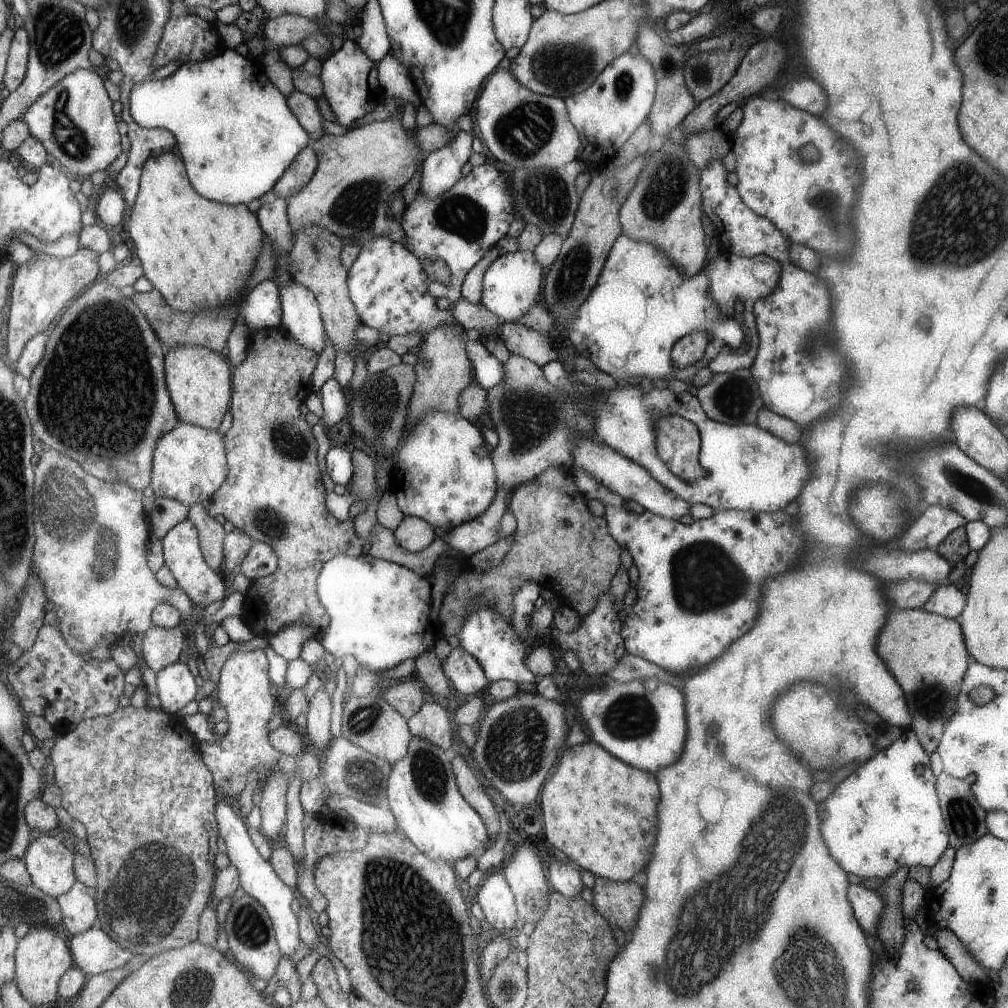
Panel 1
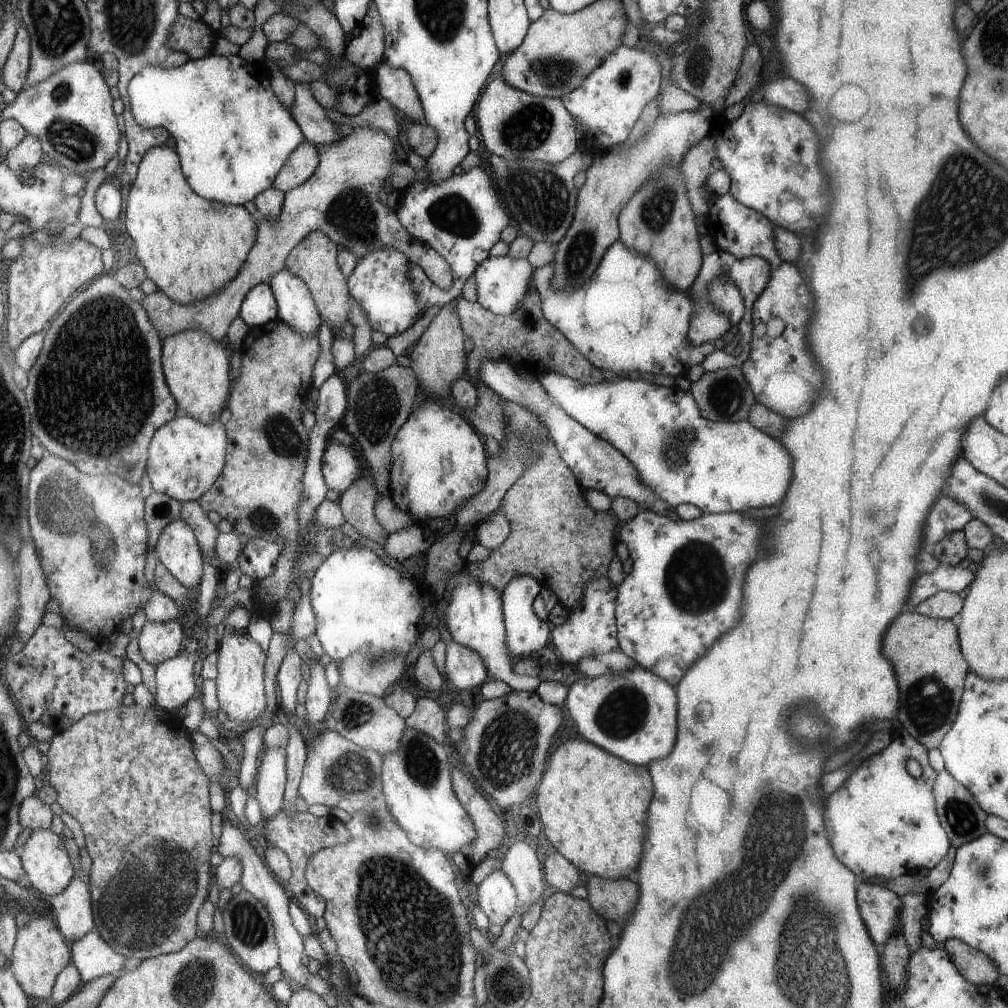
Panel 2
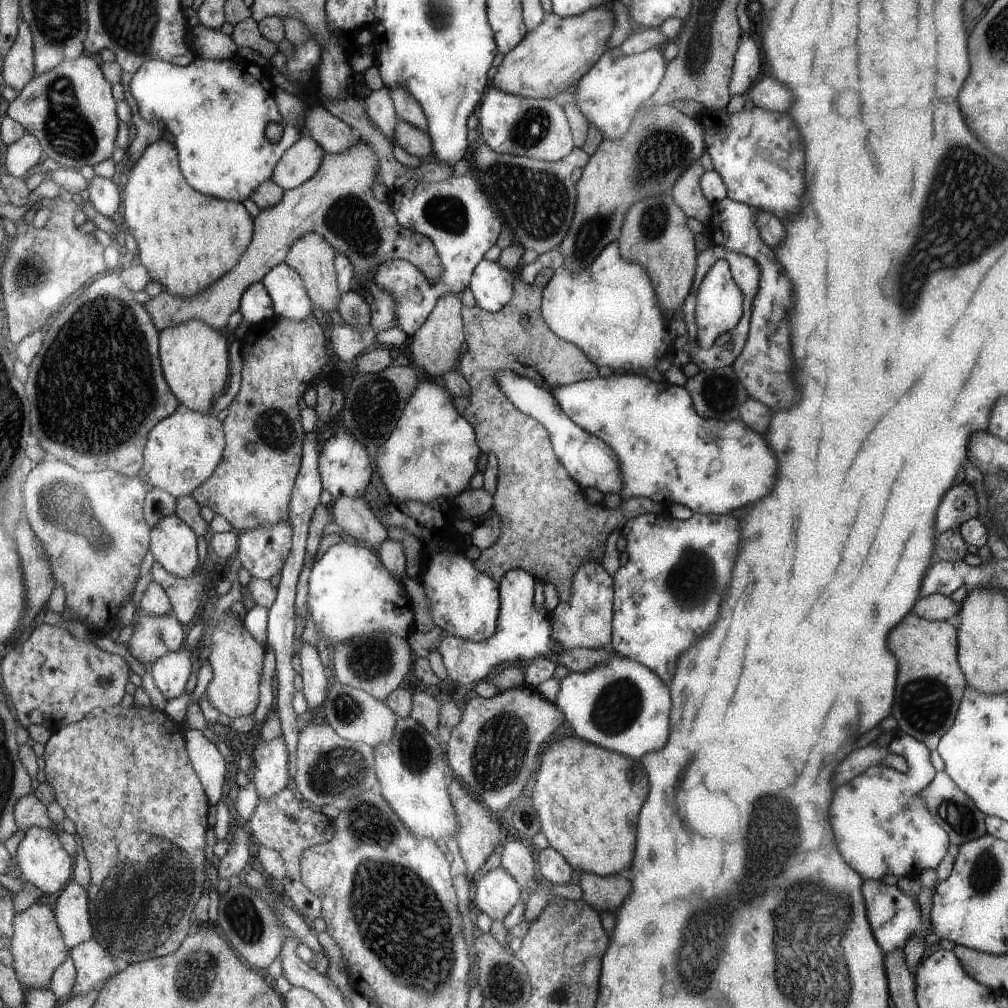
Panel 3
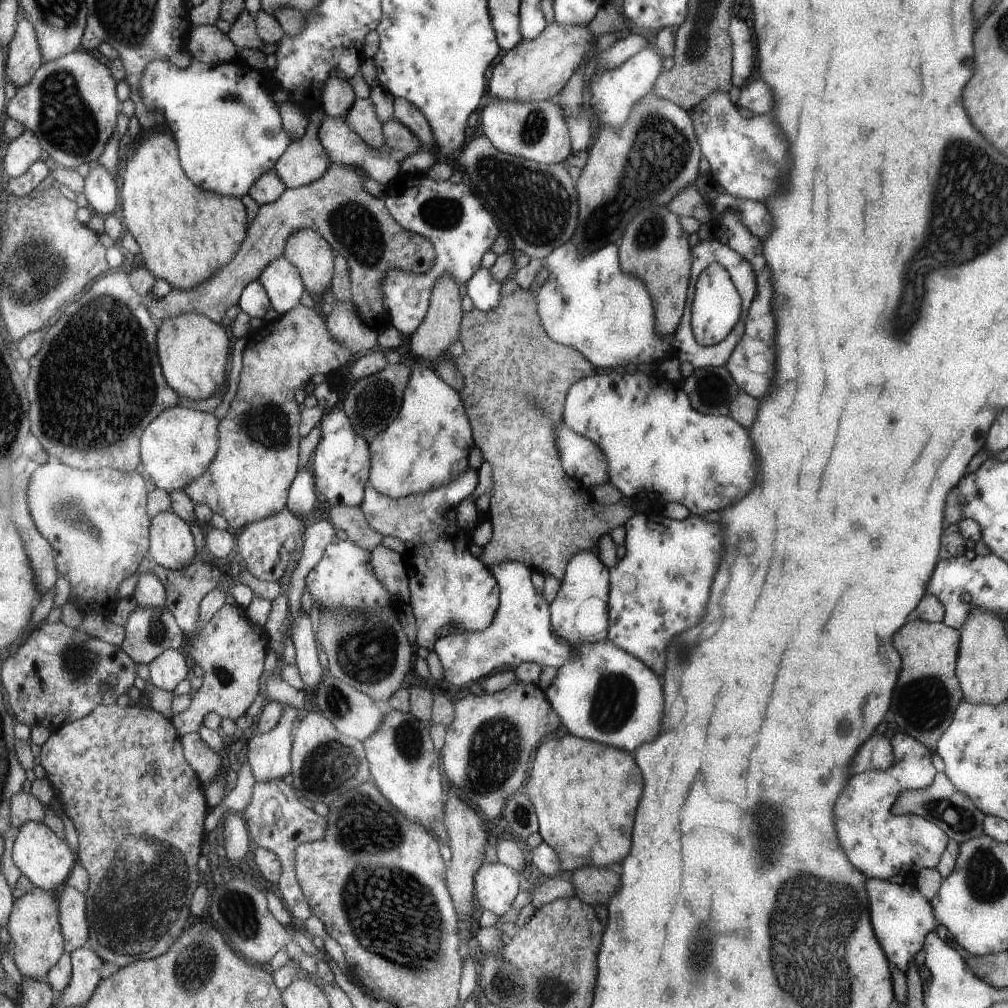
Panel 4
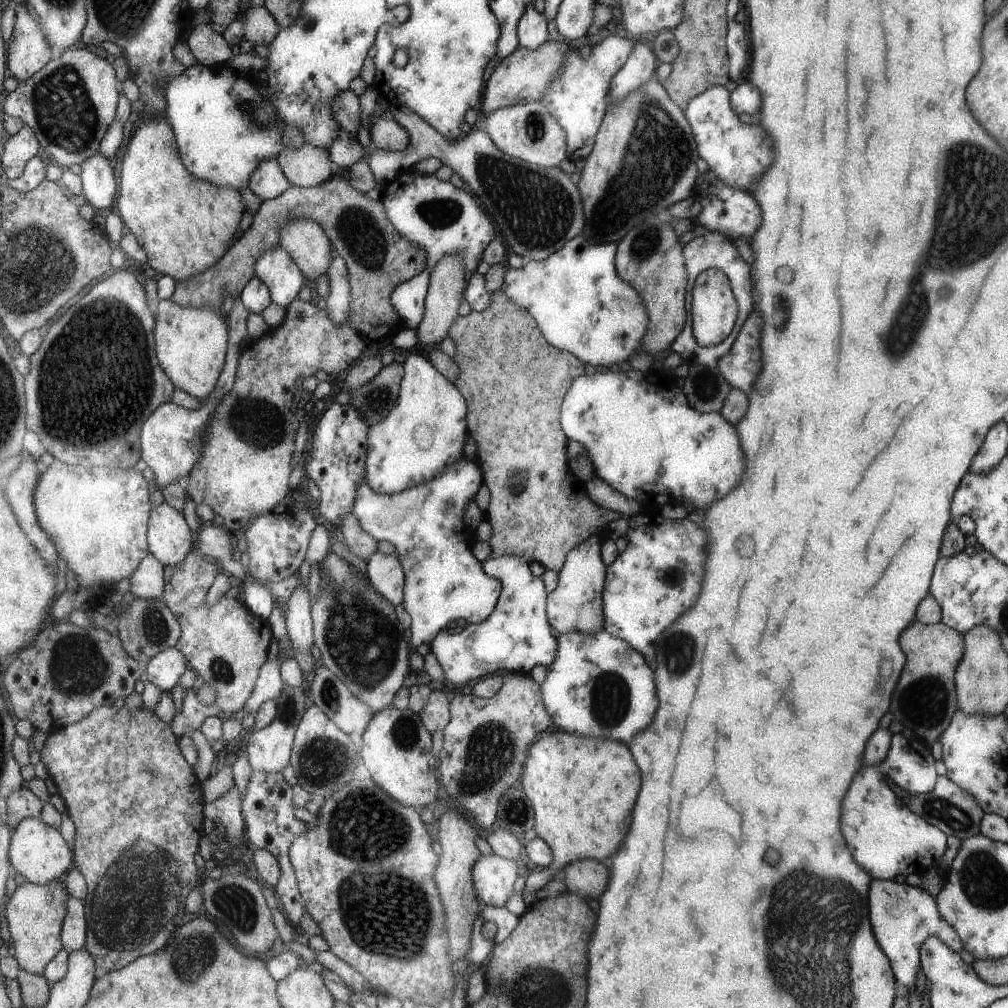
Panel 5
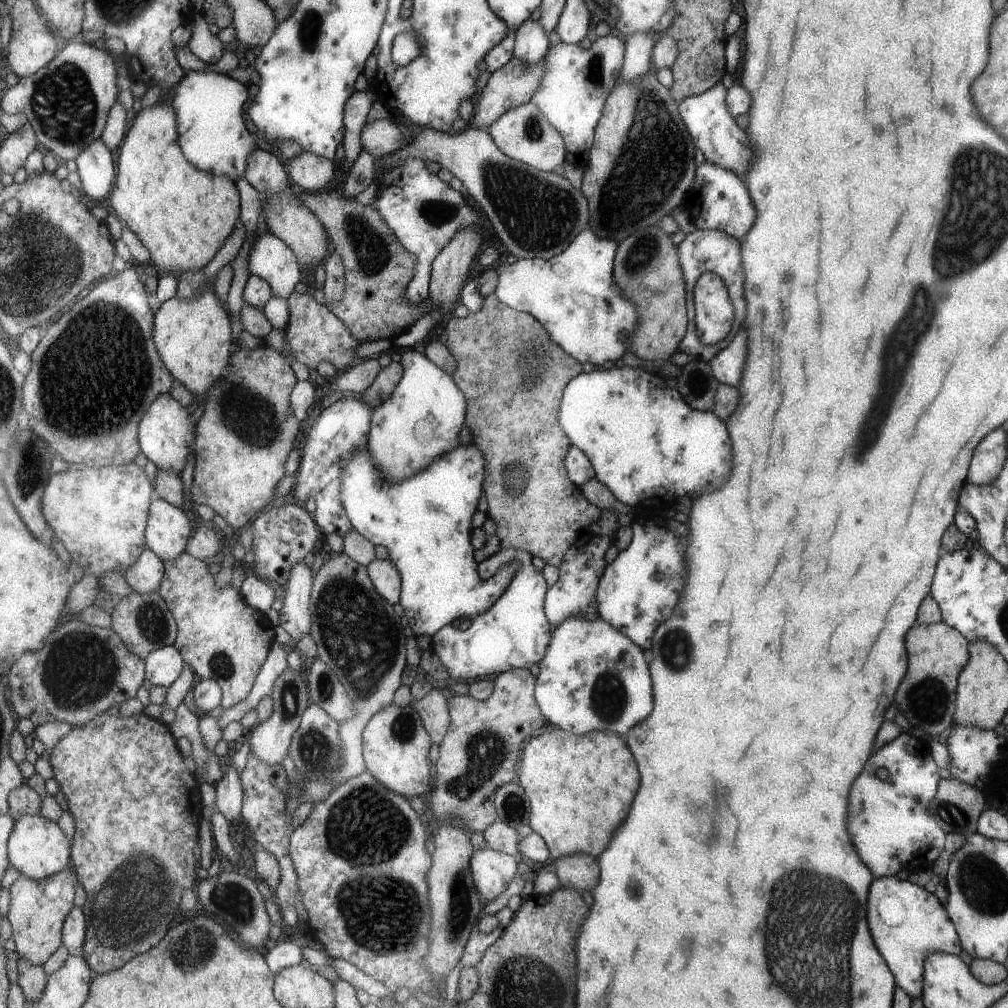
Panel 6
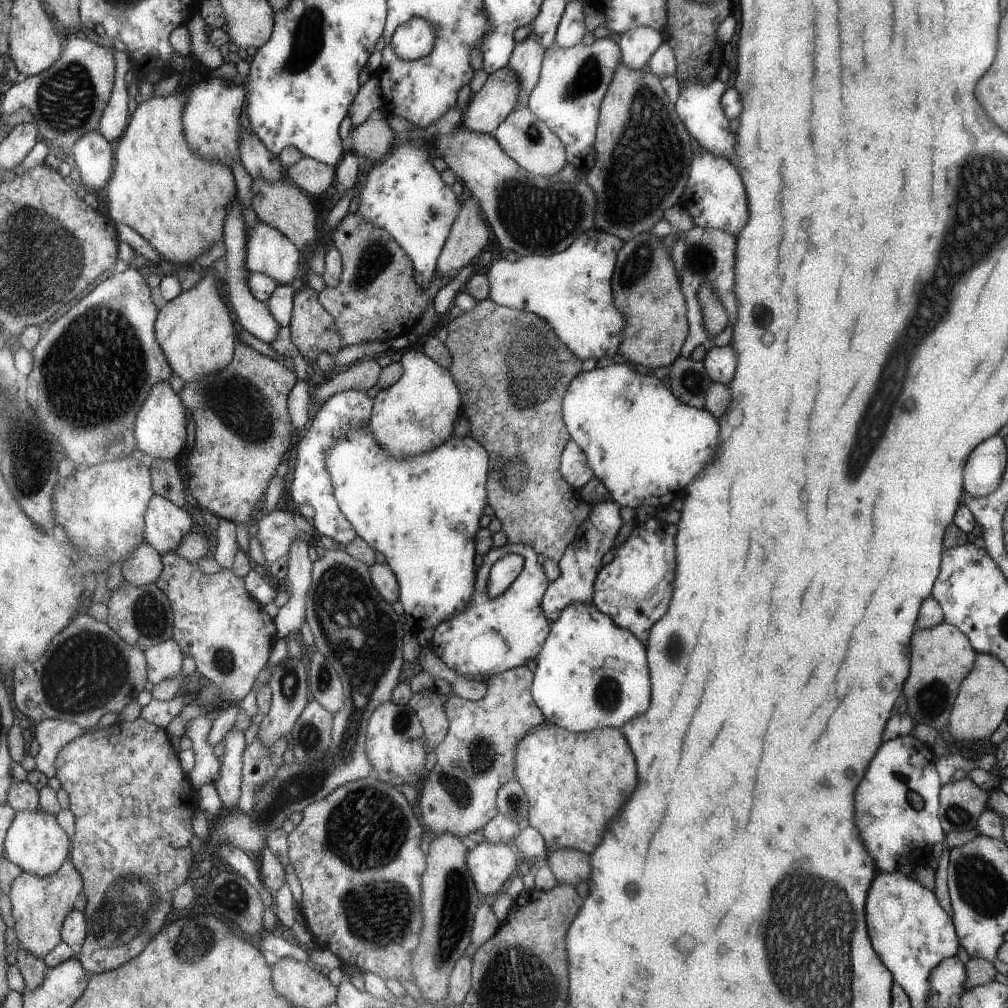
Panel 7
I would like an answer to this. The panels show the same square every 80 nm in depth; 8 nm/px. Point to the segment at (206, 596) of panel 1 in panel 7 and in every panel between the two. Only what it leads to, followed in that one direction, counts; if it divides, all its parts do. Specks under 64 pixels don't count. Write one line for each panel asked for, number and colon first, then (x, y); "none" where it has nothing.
2: (178, 550)
3: (175, 544)
4: (172, 544)
5: (170, 539)
6: (169, 529)
7: (167, 524)

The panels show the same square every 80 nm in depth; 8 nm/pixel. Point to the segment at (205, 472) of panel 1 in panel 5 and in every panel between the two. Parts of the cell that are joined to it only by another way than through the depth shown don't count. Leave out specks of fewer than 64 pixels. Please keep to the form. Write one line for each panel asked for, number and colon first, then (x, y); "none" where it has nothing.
2: (186, 457)
3: (183, 451)
4: (181, 444)
5: (173, 438)

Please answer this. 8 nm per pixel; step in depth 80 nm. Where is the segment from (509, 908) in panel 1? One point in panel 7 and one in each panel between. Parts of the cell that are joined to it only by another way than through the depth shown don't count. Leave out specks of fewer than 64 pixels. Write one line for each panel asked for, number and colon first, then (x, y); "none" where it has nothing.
2: (495, 896)
3: (496, 892)
4: (496, 885)
5: (492, 877)
6: (491, 871)
7: (489, 866)

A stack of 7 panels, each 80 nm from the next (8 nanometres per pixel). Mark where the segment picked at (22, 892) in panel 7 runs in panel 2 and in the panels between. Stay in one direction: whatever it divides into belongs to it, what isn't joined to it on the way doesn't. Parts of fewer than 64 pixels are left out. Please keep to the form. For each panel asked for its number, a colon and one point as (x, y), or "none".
2: (41, 951)
3: (39, 948)
4: (38, 943)
5: (36, 913)
6: (38, 910)

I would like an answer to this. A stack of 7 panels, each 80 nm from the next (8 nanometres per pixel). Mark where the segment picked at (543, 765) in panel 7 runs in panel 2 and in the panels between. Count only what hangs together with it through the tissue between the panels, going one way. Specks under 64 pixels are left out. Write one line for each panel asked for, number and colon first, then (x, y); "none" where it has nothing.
2: (581, 778)
3: (566, 810)
4: (567, 817)
5: (580, 779)
6: (579, 787)

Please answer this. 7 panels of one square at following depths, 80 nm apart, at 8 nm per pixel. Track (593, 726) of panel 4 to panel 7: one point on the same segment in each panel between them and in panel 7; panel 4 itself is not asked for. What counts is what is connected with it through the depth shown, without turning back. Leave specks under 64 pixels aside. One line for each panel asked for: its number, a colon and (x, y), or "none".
5: (592, 674)
6: (588, 662)
7: (590, 672)

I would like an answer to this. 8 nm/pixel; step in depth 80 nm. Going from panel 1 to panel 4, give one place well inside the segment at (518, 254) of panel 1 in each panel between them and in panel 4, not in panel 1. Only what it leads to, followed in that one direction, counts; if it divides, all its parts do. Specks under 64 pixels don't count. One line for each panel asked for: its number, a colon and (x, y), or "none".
2: (501, 283)
3: (491, 284)
4: (484, 291)

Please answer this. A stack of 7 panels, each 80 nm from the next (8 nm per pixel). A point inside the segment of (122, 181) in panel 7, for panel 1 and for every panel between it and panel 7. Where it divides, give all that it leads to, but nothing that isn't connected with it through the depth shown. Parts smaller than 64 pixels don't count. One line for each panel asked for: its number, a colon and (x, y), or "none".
1: (199, 253)
2: (191, 247)
3: (188, 241)
4: (186, 234)
5: (185, 225)
6: (182, 215)

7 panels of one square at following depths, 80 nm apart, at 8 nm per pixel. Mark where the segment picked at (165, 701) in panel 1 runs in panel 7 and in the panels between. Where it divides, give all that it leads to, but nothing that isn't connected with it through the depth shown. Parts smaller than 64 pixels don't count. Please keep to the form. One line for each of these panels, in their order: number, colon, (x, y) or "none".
2: (175, 678)
3: (172, 671)
4: (167, 671)
5: (165, 669)
6: (163, 666)
7: (165, 660)

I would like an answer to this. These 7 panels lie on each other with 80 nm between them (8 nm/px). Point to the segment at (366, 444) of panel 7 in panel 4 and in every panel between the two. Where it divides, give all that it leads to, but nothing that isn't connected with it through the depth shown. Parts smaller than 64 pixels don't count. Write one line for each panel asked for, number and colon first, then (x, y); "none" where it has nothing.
4: (447, 585)
5: (442, 581)
6: (424, 521)

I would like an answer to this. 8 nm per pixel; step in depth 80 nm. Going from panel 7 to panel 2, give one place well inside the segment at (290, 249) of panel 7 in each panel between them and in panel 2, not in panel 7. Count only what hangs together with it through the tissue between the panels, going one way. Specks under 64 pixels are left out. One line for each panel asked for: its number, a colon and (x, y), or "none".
2: (295, 307)
3: (289, 297)
4: (282, 281)
5: (275, 268)
6: (271, 259)

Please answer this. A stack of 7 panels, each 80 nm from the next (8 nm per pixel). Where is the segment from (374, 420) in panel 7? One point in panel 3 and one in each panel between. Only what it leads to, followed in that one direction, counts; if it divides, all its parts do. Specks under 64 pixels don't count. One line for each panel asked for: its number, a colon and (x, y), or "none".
3: (431, 453)
4: (425, 446)
5: (424, 432)
6: (417, 423)

